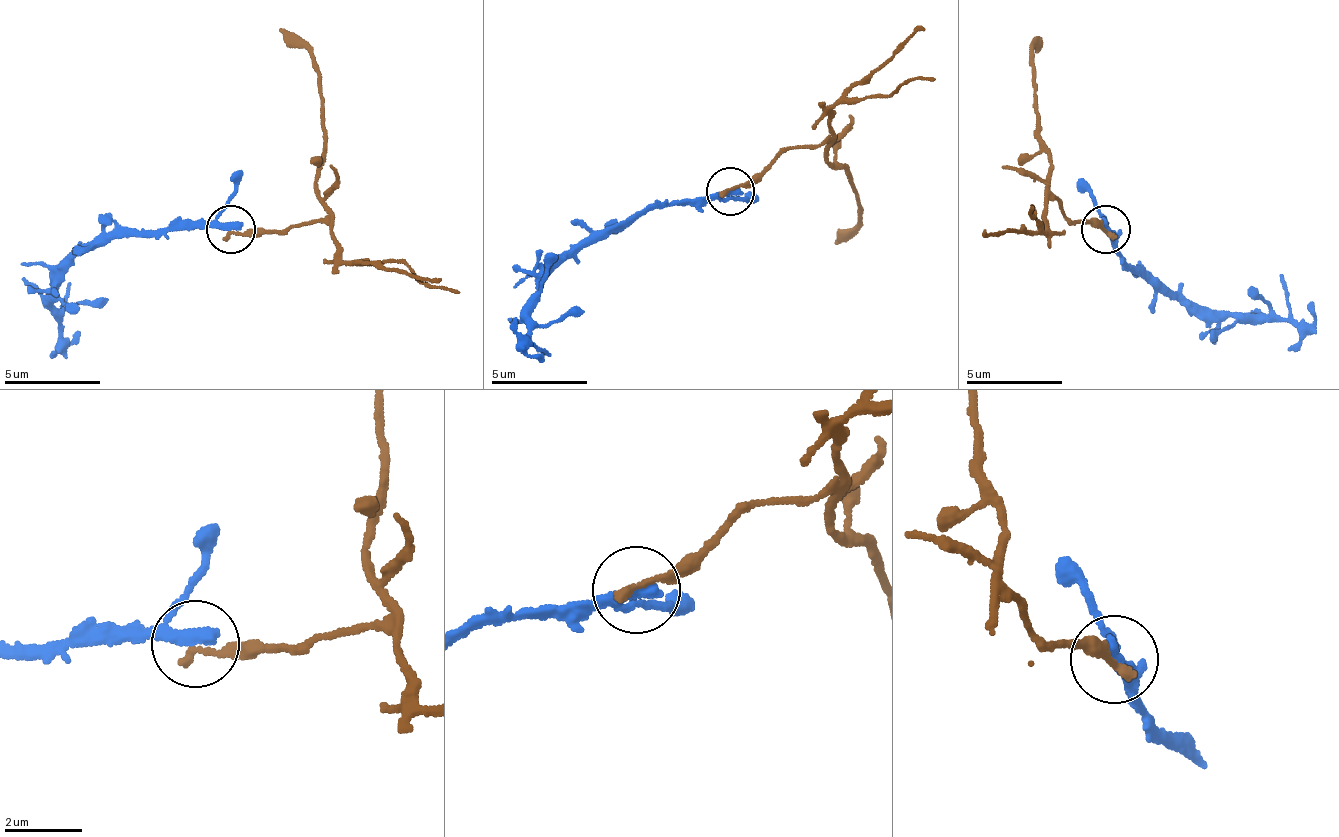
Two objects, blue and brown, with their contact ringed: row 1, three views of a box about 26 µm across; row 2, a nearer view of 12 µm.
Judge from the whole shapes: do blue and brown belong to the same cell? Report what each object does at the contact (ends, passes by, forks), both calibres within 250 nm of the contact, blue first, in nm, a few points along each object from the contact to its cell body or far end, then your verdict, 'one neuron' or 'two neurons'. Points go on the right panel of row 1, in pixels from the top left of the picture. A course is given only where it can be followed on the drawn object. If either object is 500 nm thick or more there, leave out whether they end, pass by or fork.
blue passes by | brown ends | 240/200 nm | blue via (1104, 227), (1124, 270), (1157, 293), (1214, 310), (1255, 317), (1306, 320), (1313, 301) | brown via (1104, 231), (1097, 216), (1073, 222), (1048, 190), (1034, 58), (1038, 39) | two neurons

